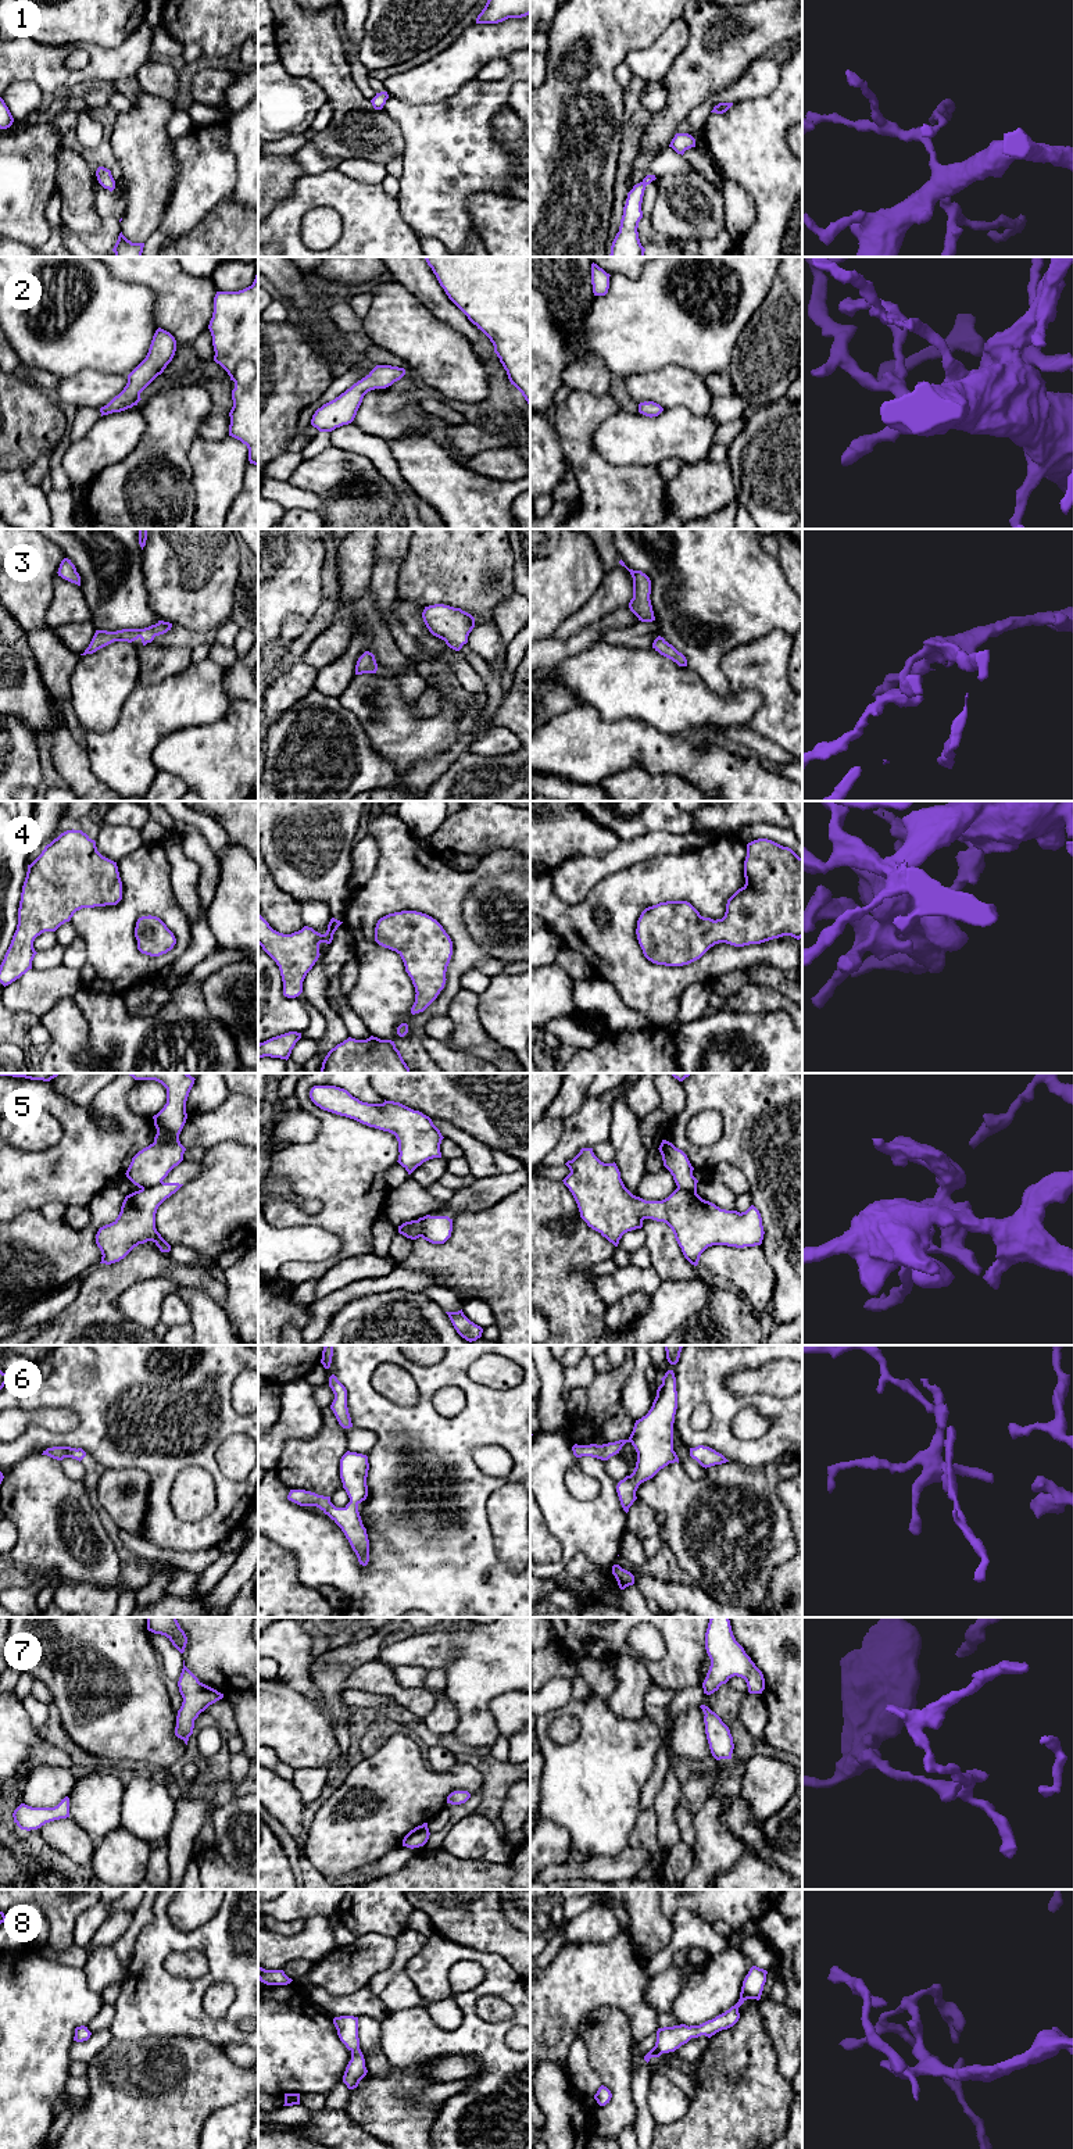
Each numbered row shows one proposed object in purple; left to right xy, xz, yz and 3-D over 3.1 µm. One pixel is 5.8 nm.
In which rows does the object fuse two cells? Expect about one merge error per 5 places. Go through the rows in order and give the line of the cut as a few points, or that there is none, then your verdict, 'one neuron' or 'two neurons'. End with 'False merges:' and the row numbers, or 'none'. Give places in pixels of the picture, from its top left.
1: no cut; one neuron
2: no cut; one neuron
3: no cut; one neuron
4: no cut; one neuron
5: cut in xy along (161, 1180), (142, 1189); two neurons
6: no cut; one neuron
7: no cut; one neuron
8: no cut; one neuron
False merges: 5

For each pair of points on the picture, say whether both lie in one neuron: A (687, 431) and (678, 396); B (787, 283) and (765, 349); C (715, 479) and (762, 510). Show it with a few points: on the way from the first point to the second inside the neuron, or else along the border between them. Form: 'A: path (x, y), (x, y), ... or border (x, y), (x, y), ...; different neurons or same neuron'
A: border (664, 408), (686, 407), (694, 415), (708, 415); different neurons
B: path (787, 300), (787, 318), (776, 332); same neuron
C: border (725, 461), (730, 469), (736, 497); different neurons

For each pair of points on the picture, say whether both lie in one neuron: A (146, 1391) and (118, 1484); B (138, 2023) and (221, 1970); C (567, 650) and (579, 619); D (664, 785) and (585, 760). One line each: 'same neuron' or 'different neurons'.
A: different neurons
B: same neuron
C: different neurons
D: different neurons

